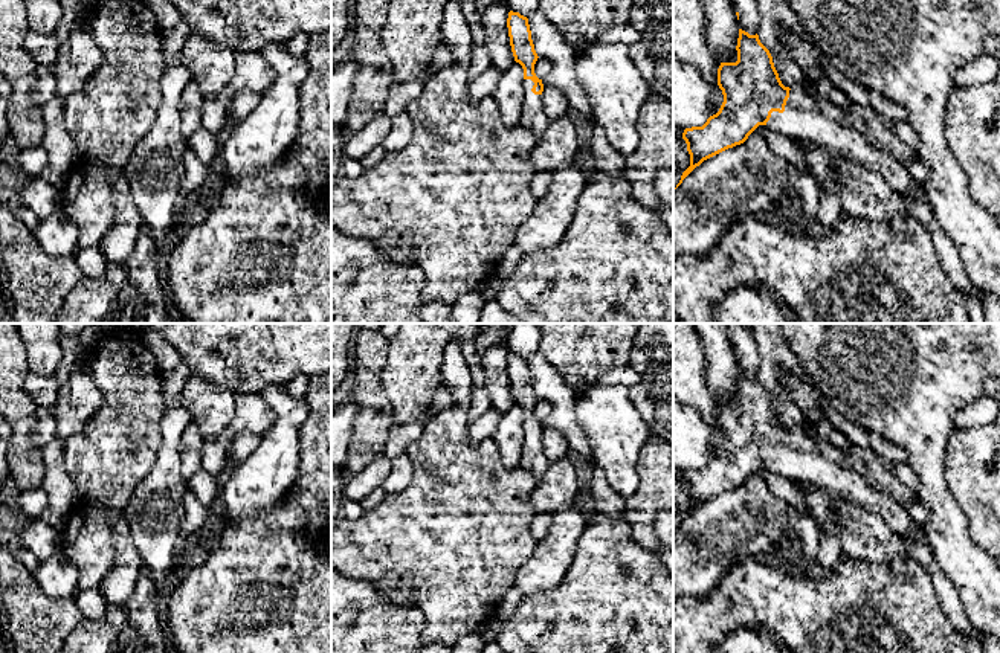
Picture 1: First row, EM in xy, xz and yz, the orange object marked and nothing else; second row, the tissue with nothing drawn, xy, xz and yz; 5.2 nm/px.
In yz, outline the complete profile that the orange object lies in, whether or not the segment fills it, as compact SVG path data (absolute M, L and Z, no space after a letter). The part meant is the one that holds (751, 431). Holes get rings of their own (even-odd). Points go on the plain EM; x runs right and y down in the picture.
M739 371L737 403L721 404L718 427L724 444L702 468L685 470L682 481L690 508L679 525L704 502L744 485L759 468L812 482L831 497L843 497L878 514L899 536L928 543L927 531L916 526L908 510L893 496L884 494L855 468L844 468L824 458L806 429L785 429L769 392L759 377Z

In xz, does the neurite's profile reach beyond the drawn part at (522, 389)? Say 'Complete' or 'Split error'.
Split error

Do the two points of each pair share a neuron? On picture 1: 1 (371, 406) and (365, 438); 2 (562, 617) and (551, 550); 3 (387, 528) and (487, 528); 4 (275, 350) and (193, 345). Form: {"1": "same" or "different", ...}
{"1": "same", "2": "different", "3": "same", "4": "same"}

